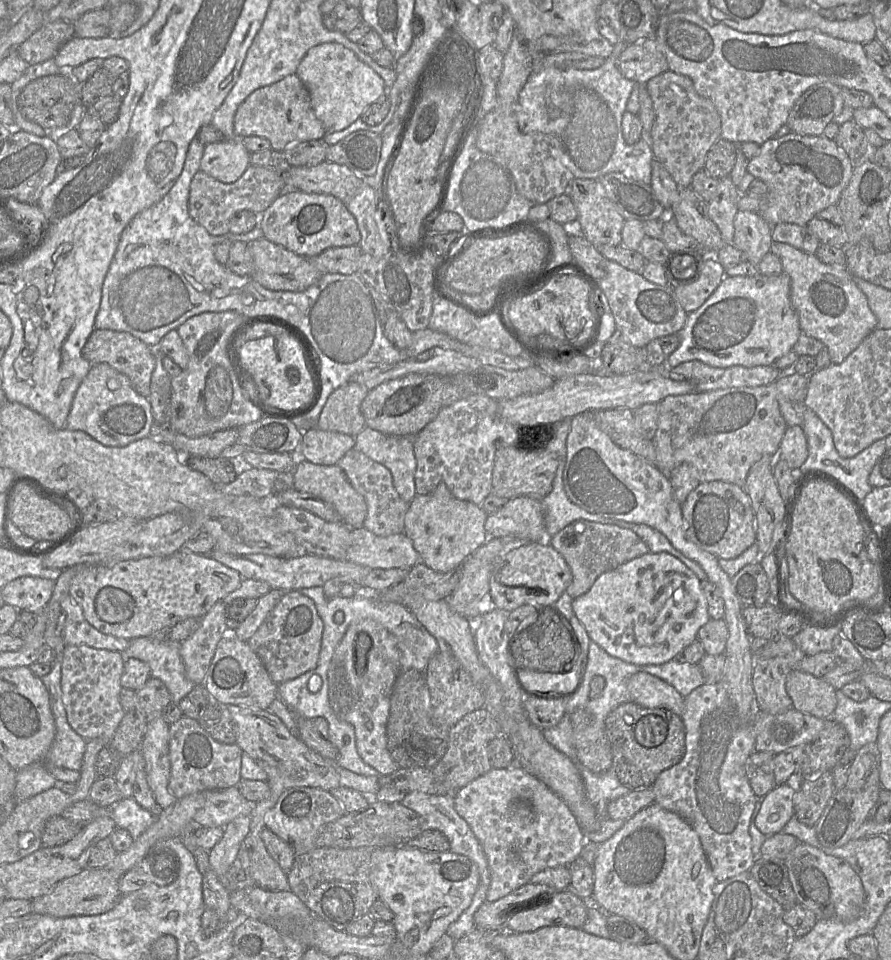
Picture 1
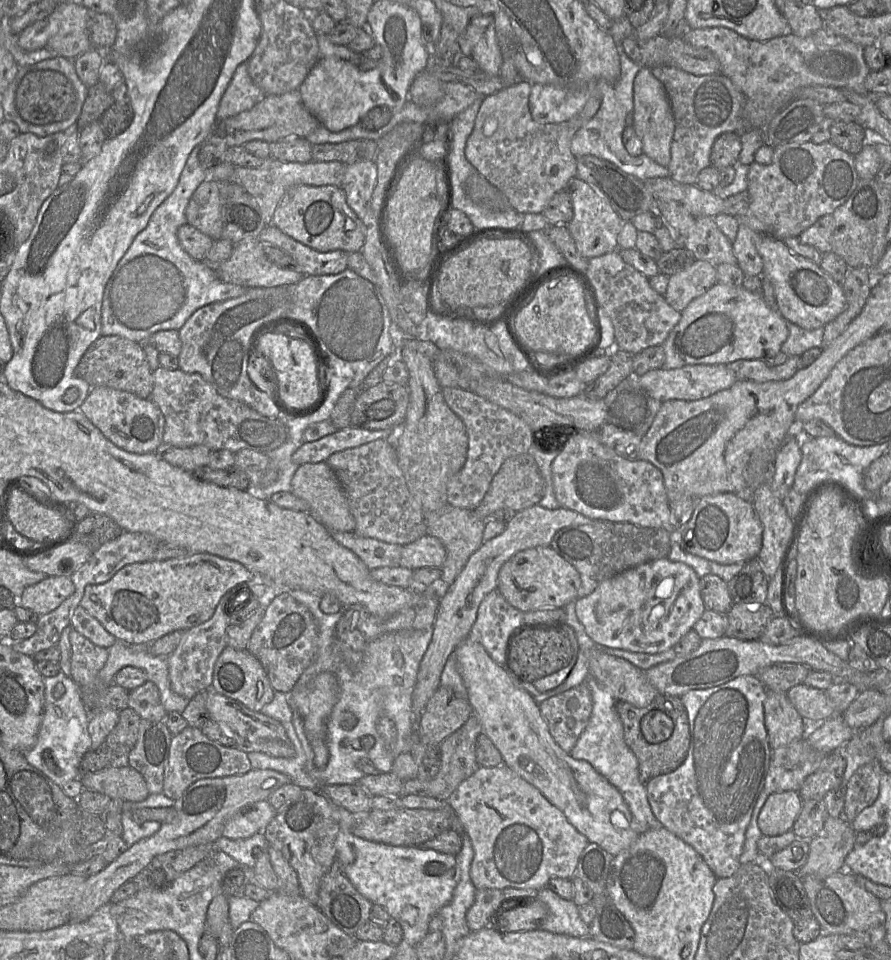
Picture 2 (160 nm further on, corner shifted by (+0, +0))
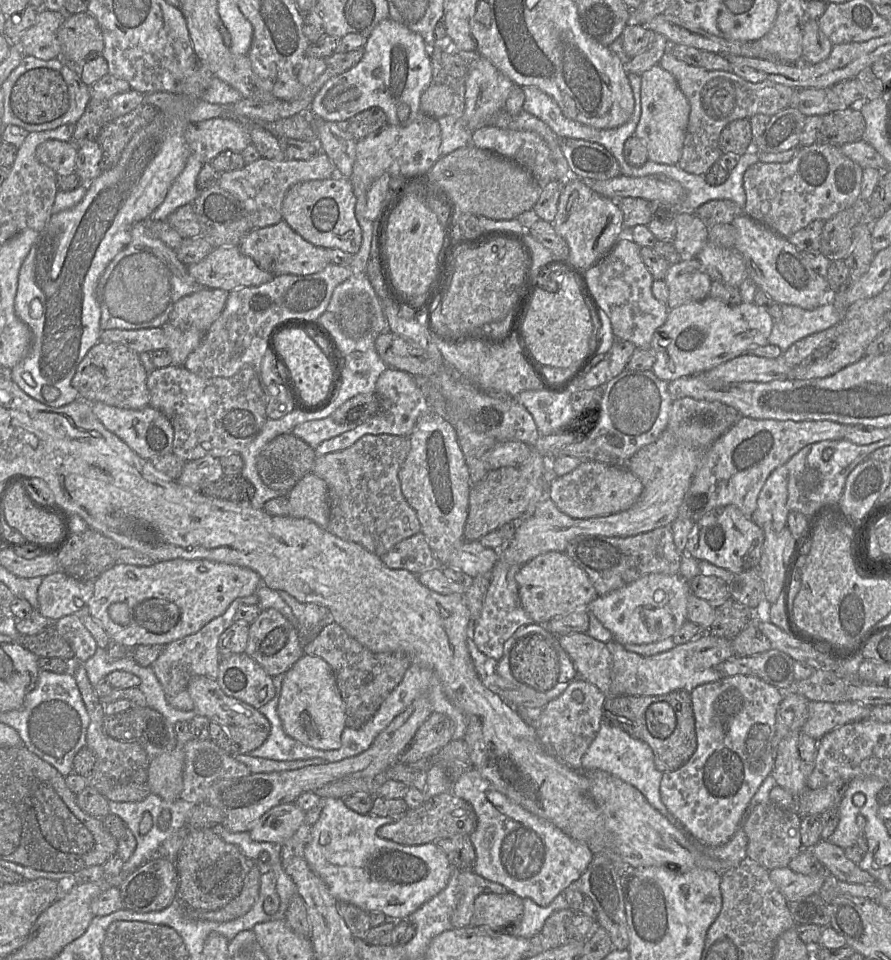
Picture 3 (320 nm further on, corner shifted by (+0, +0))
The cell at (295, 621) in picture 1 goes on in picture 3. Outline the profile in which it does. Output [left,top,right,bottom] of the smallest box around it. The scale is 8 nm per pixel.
[245,609,304,677]

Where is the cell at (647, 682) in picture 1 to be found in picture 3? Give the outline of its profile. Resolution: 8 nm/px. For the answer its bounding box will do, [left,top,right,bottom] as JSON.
[558,632,612,696]

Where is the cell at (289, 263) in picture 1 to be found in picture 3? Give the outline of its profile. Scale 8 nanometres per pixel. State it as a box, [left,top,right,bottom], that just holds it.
[187,246,274,291]

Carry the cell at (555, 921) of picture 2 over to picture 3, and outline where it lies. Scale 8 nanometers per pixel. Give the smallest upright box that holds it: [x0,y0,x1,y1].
[503,893,569,939]

